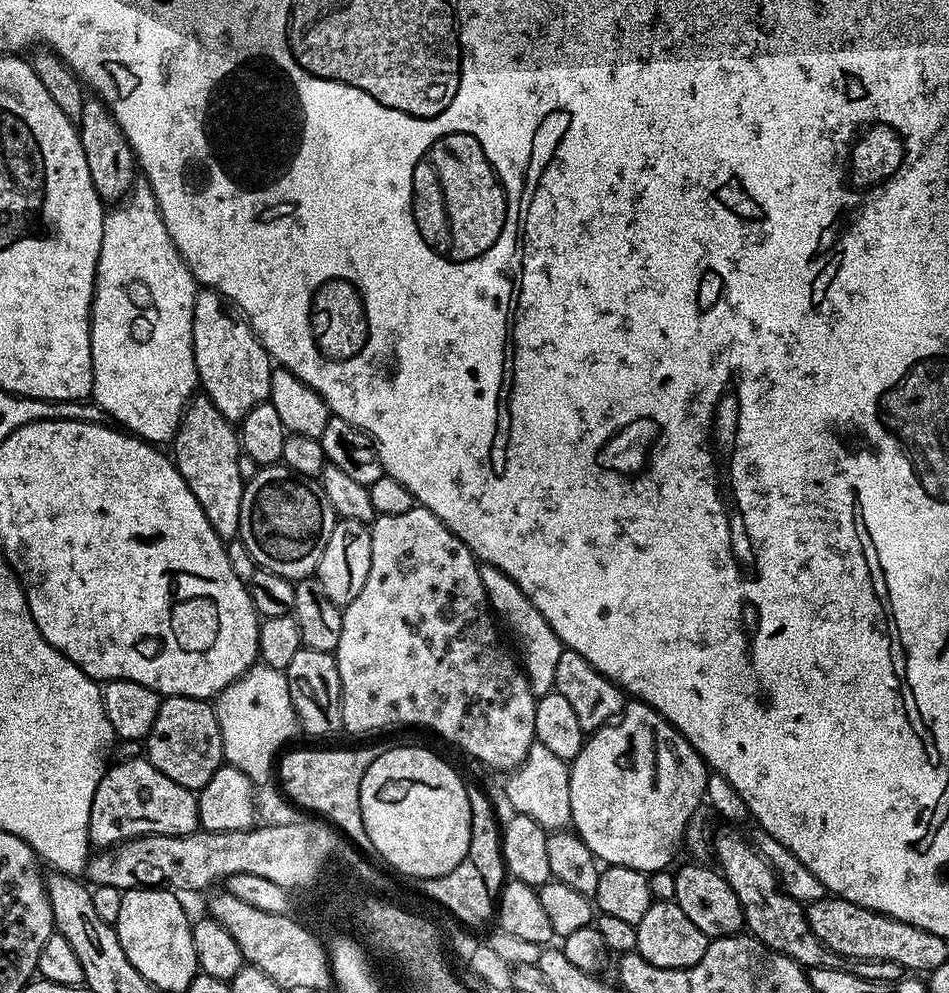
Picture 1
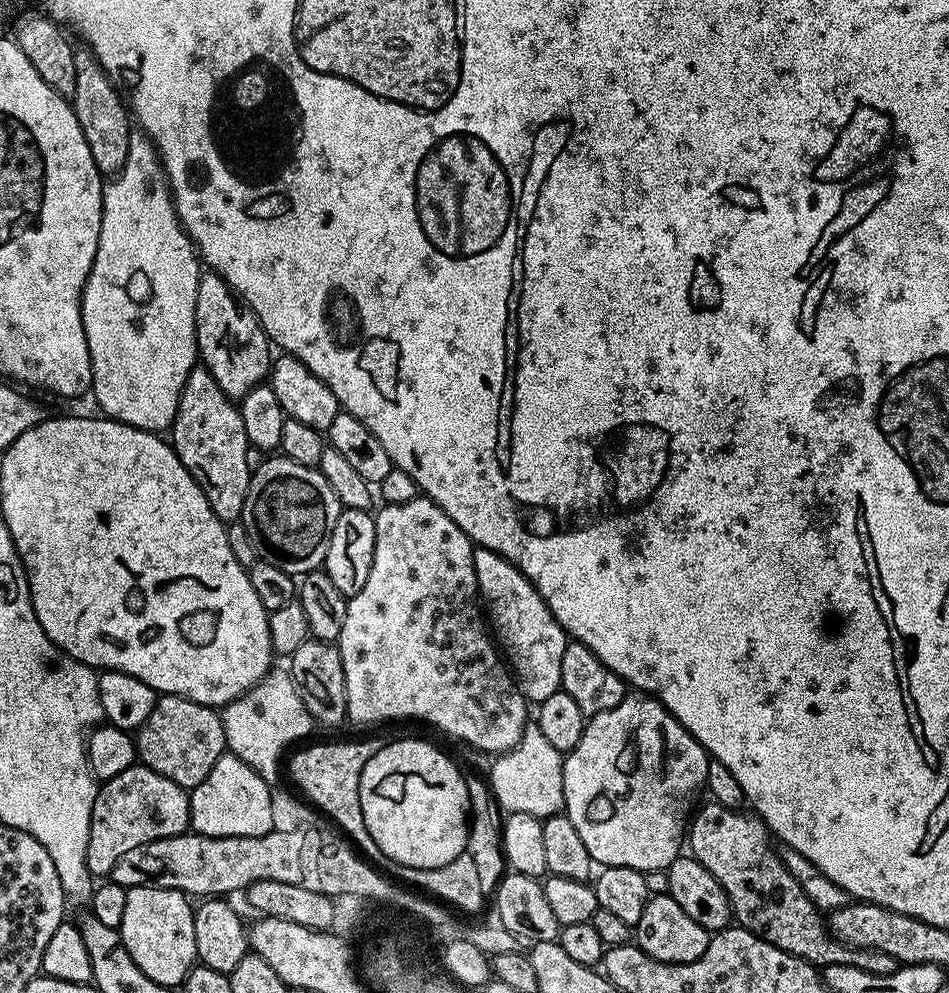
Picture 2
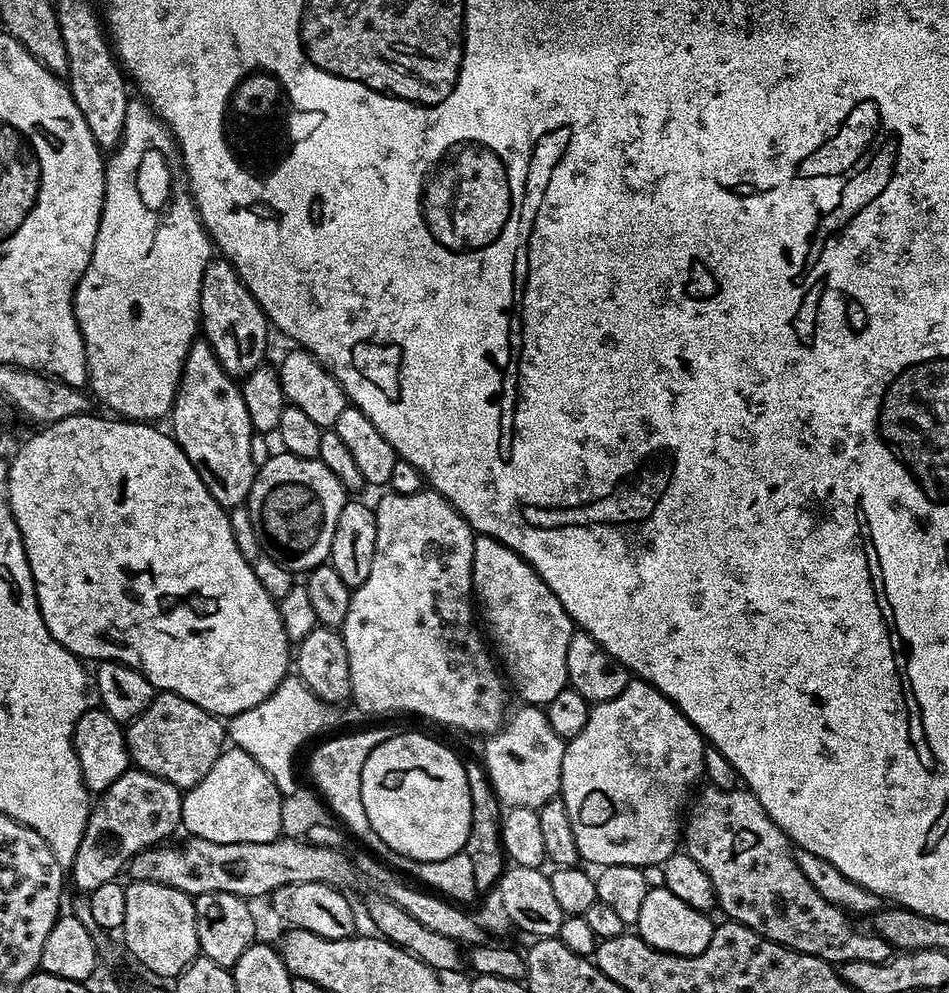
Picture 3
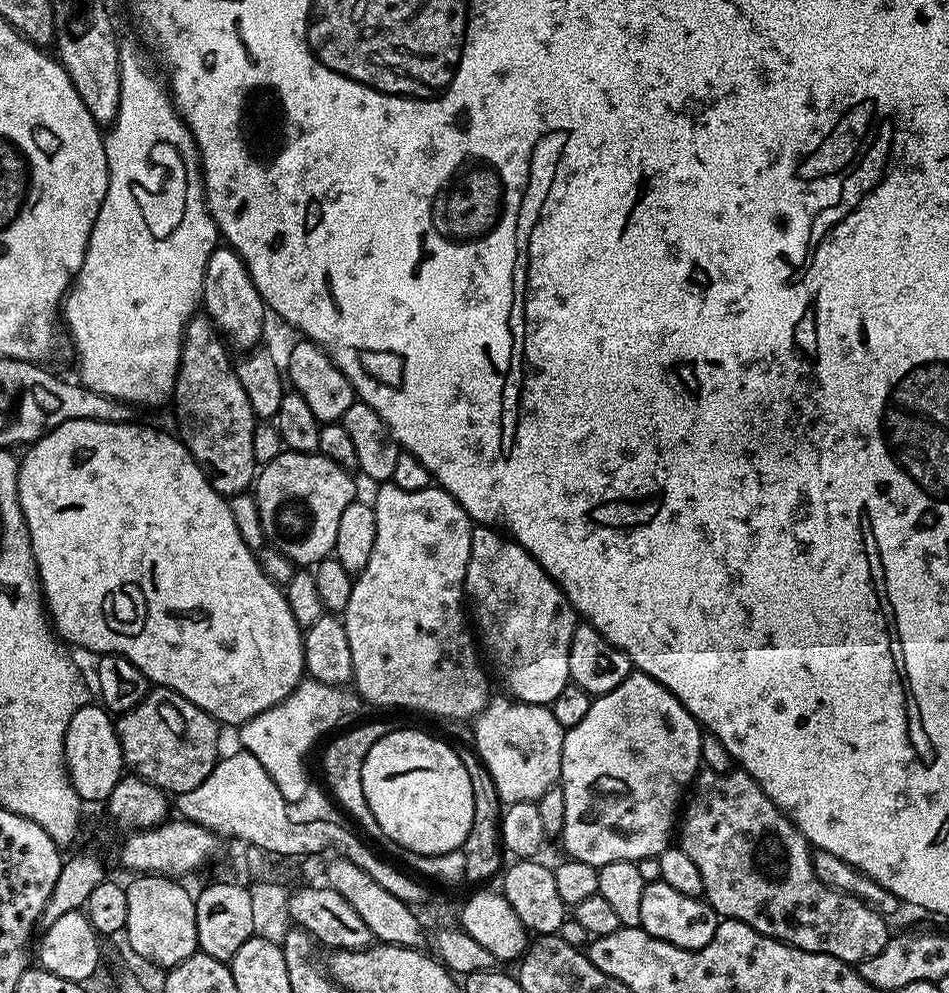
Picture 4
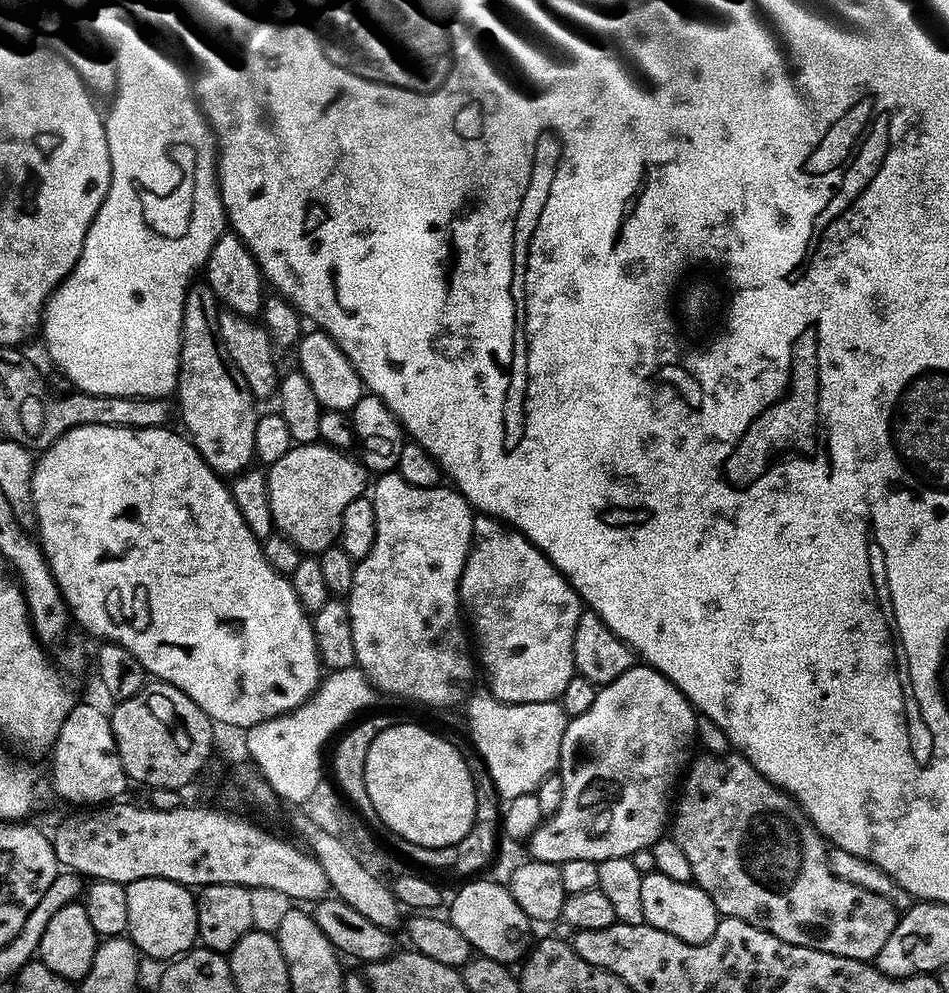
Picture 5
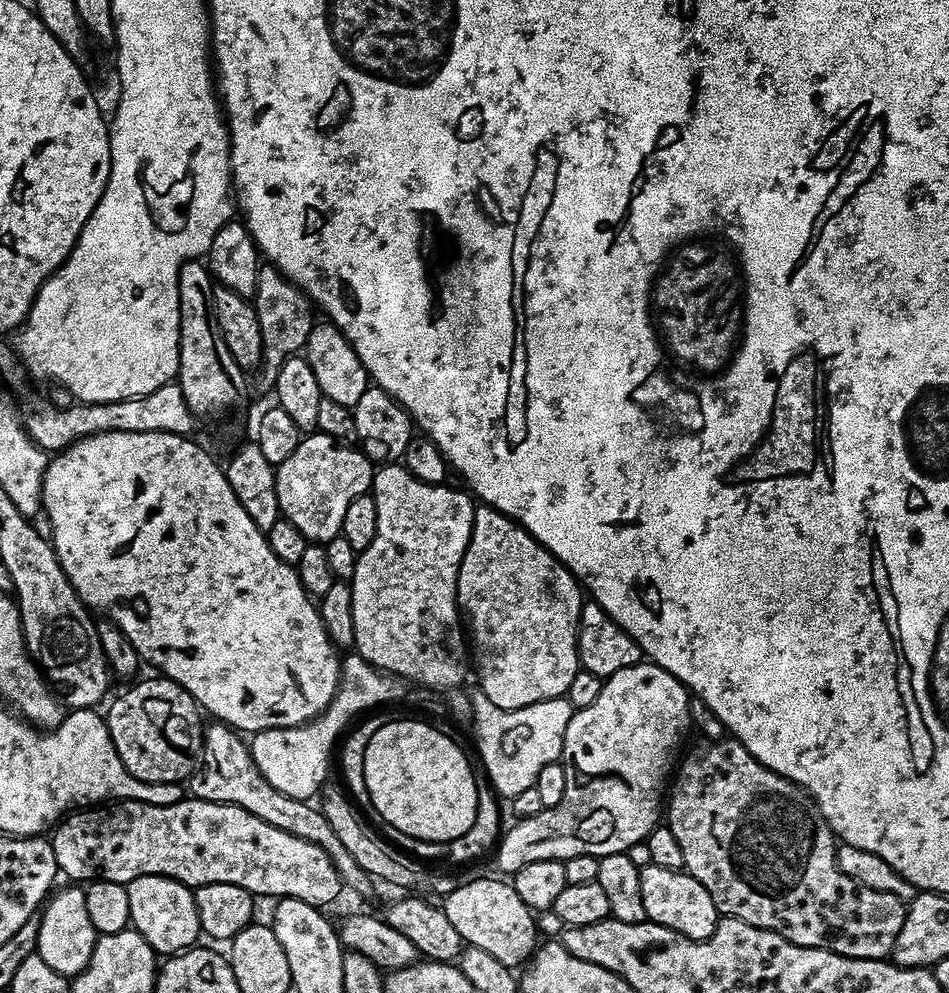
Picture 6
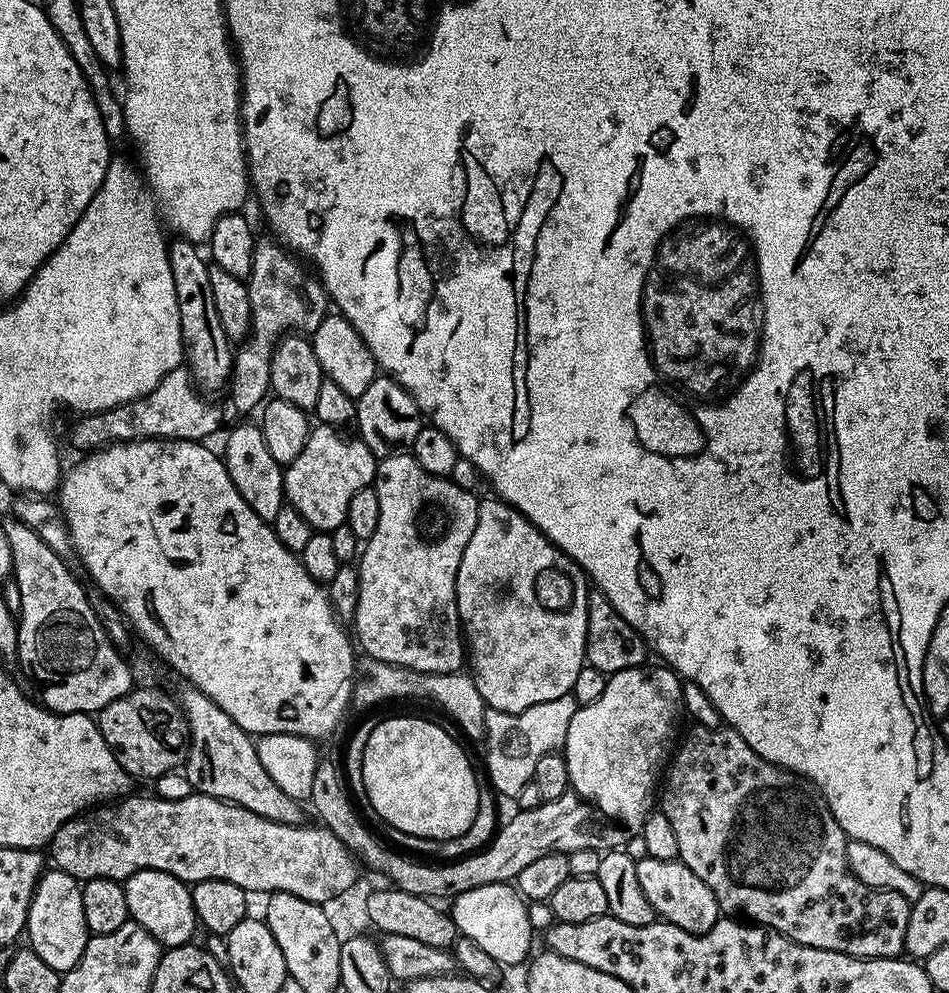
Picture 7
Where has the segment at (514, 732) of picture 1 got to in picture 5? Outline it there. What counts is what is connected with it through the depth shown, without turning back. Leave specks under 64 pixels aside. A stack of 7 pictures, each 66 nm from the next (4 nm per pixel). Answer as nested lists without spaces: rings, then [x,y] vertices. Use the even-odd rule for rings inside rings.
[[[394,470],[375,477],[370,488],[376,515],[374,546],[370,546],[370,554],[357,563],[354,582],[346,597],[354,630],[356,664],[372,681],[373,688],[404,700],[429,704],[432,708],[463,705],[473,691],[472,679],[476,672],[478,676],[460,602],[460,579],[472,550],[474,512],[459,491],[447,487],[410,486],[410,482]]]

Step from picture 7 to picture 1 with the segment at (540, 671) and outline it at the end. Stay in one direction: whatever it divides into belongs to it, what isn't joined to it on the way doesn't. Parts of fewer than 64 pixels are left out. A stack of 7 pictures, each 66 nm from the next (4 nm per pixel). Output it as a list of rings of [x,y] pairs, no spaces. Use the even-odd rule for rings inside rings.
[[[480,564],[480,577],[482,586],[488,592],[488,607],[498,617],[499,623],[503,627],[505,624],[509,634],[516,639],[515,651],[518,653],[518,660],[524,673],[528,675],[530,690],[537,698],[553,691],[556,687],[554,673],[558,666],[558,658],[562,658],[565,649],[558,634],[550,630],[550,622],[546,622],[546,618],[538,614],[534,602],[530,602],[530,598],[526,598],[526,594],[522,594],[519,586],[506,574],[502,574],[502,570],[489,564]]]

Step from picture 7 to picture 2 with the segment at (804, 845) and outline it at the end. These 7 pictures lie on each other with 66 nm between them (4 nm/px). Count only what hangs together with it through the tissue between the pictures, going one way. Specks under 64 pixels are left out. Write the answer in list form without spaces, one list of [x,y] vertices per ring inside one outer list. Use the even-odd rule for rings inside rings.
[[[708,802],[708,805],[698,812],[691,817],[690,827],[686,832],[687,847],[692,847],[692,859],[706,866],[706,870],[710,870],[714,878],[718,878],[722,890],[730,898],[732,914],[739,927],[770,942],[770,946],[778,946],[778,950],[786,950],[802,958],[807,964],[815,964],[821,969],[826,966],[858,966],[858,970],[870,970],[870,974],[894,974],[894,970],[900,968],[900,963],[890,958],[890,954],[882,954],[873,948],[852,948],[829,933],[825,913],[816,908],[814,902],[810,902],[802,886],[798,886],[794,874],[786,870],[779,851],[774,847],[773,837],[759,816],[748,810],[727,808],[715,802]]]

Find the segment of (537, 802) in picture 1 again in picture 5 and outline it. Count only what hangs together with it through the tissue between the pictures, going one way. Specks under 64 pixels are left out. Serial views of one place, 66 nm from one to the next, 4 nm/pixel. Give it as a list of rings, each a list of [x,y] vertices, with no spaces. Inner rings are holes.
[[[479,690],[473,691],[471,695],[469,695],[466,701],[466,709],[468,708],[468,728],[472,731],[472,736],[470,736],[470,742],[473,744],[478,750],[478,754],[484,761],[486,762],[486,766],[490,770],[490,778],[494,782],[494,786],[496,787],[497,792],[500,793],[501,797],[505,801],[513,800],[514,798],[518,798],[522,794],[530,794],[531,792],[535,792],[536,787],[541,784],[542,781],[547,778],[547,776],[553,775],[559,769],[560,766],[560,751],[562,750],[562,734],[566,730],[566,726],[568,725],[570,717],[568,717],[562,705],[559,702],[554,700],[547,700],[546,702],[526,702],[525,704],[507,704],[506,702],[502,702],[496,696],[493,696],[491,692],[487,690]]]

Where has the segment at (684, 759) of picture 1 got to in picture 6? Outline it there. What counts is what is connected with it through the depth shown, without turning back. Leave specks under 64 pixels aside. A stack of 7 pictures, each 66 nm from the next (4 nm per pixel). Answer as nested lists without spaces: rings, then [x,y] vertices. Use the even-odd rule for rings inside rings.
[[[651,662],[635,664],[626,670],[618,670],[618,674],[607,677],[602,686],[602,694],[598,694],[598,698],[594,698],[594,703],[591,706],[575,709],[570,718],[570,726],[566,726],[564,754],[562,757],[562,763],[566,770],[566,794],[562,794],[562,802],[558,802],[558,806],[553,808],[541,808],[540,812],[533,816],[517,819],[515,821],[516,825],[509,832],[507,829],[499,837],[498,843],[494,848],[494,853],[496,852],[496,868],[498,870],[496,872],[500,874],[506,874],[502,872],[515,874],[518,870],[522,870],[522,866],[530,866],[530,862],[546,862],[547,860],[565,861],[570,858],[578,858],[579,856],[601,857],[609,856],[615,852],[627,853],[630,846],[645,843],[648,833],[653,832],[662,820],[662,801],[665,799],[666,789],[670,784],[670,773],[674,768],[674,760],[672,764],[672,747],[683,742],[688,728],[690,732],[689,699],[690,693],[688,689],[685,688],[682,682],[678,682],[678,678],[674,678],[674,674],[670,674],[662,666]]]

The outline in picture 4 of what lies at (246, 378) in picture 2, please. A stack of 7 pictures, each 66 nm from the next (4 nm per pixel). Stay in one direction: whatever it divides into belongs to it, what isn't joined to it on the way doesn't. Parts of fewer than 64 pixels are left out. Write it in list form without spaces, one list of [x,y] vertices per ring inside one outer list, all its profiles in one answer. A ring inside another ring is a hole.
[[[216,247],[210,254],[210,262],[206,262],[202,308],[216,323],[216,331],[226,337],[233,349],[255,349],[264,336],[264,299],[258,294],[258,286],[254,286],[254,278],[250,278],[250,270],[232,248]]]

